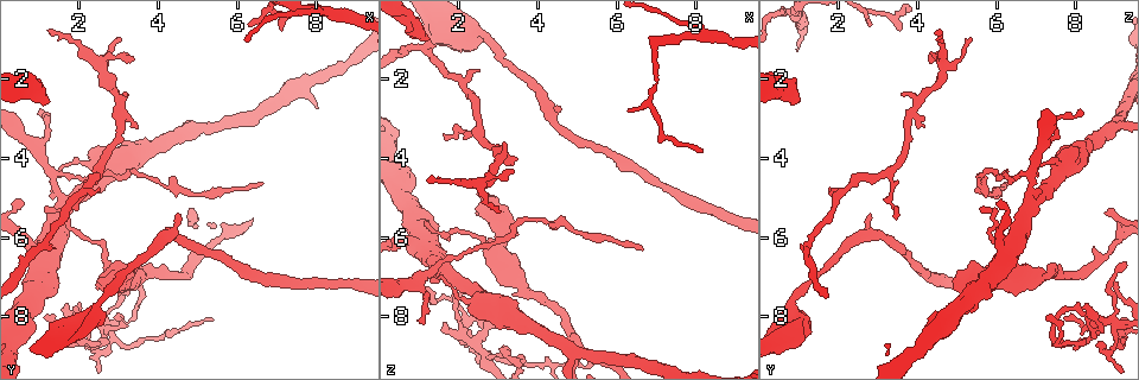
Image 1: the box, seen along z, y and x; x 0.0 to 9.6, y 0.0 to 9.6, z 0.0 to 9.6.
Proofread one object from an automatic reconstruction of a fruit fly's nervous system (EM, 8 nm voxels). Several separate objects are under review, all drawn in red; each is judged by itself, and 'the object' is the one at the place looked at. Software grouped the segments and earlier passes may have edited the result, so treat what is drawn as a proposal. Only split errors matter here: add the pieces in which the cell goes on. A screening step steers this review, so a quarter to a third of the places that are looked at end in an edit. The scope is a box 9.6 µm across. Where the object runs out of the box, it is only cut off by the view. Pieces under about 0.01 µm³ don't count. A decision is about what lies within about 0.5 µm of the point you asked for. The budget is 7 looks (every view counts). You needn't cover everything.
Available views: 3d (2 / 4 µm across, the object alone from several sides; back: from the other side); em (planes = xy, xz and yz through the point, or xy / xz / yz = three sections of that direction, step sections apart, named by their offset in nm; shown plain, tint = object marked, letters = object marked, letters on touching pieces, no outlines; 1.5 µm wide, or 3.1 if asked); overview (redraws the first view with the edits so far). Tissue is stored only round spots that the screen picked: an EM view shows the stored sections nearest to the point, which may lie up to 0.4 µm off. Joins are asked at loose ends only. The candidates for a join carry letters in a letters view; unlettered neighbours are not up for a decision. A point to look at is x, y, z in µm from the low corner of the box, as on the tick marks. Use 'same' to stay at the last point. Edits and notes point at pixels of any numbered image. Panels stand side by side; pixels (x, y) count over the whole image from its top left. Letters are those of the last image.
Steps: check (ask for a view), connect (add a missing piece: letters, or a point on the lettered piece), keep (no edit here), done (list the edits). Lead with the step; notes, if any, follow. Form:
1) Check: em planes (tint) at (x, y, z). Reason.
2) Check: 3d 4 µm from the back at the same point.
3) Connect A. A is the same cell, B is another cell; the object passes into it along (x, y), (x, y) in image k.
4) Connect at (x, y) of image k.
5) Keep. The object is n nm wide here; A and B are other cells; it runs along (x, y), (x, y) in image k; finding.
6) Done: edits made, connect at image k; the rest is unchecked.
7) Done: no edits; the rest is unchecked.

Check: 3d 2 µm at (3.00, 1.00, 5.35). Branch stops here.

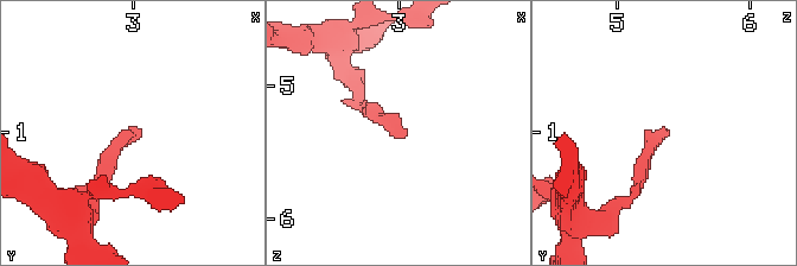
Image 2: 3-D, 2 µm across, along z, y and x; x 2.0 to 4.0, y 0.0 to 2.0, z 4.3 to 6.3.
Check: em planes (letters) at (3.04, 0.98, 5.36).

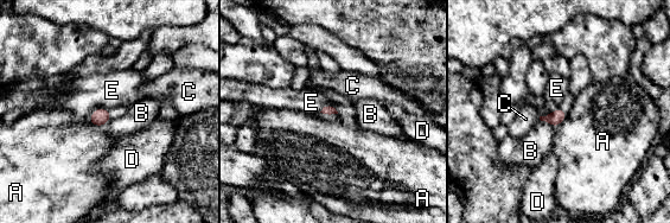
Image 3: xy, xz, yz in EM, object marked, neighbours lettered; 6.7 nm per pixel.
Keep. A, B, C, D and E are other cells; no lettered piece goes on from it.

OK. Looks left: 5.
Check: em planes (letters) at (1.30, 0.75, 4.55).

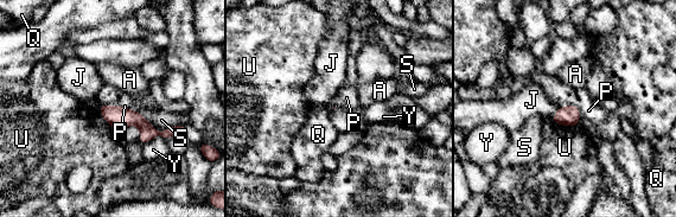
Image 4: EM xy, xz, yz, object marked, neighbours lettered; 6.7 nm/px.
Keep. A, J, P, Q, S, U and Y are other cells; a border runs along (559, 107), (574, 104), (581, 117) in image 4; no lettered piece goes on from it.

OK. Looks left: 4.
Check: em xy step 8 (letters) at (0.65, 2.05, 0.85). An open end.

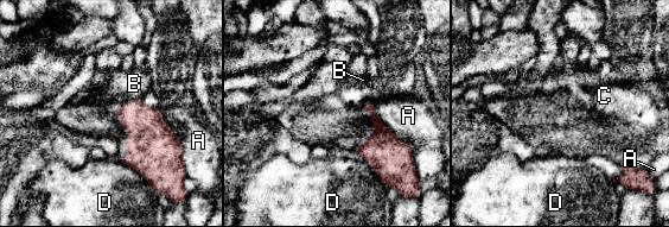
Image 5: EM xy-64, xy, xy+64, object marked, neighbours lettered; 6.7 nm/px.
Keep. A, B, C and D are other cells; a border runs along (140, 98), (128, 100) in image 5; no lettered piece goes on from it.

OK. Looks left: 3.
Done: no edits; the rest is unchecked.

